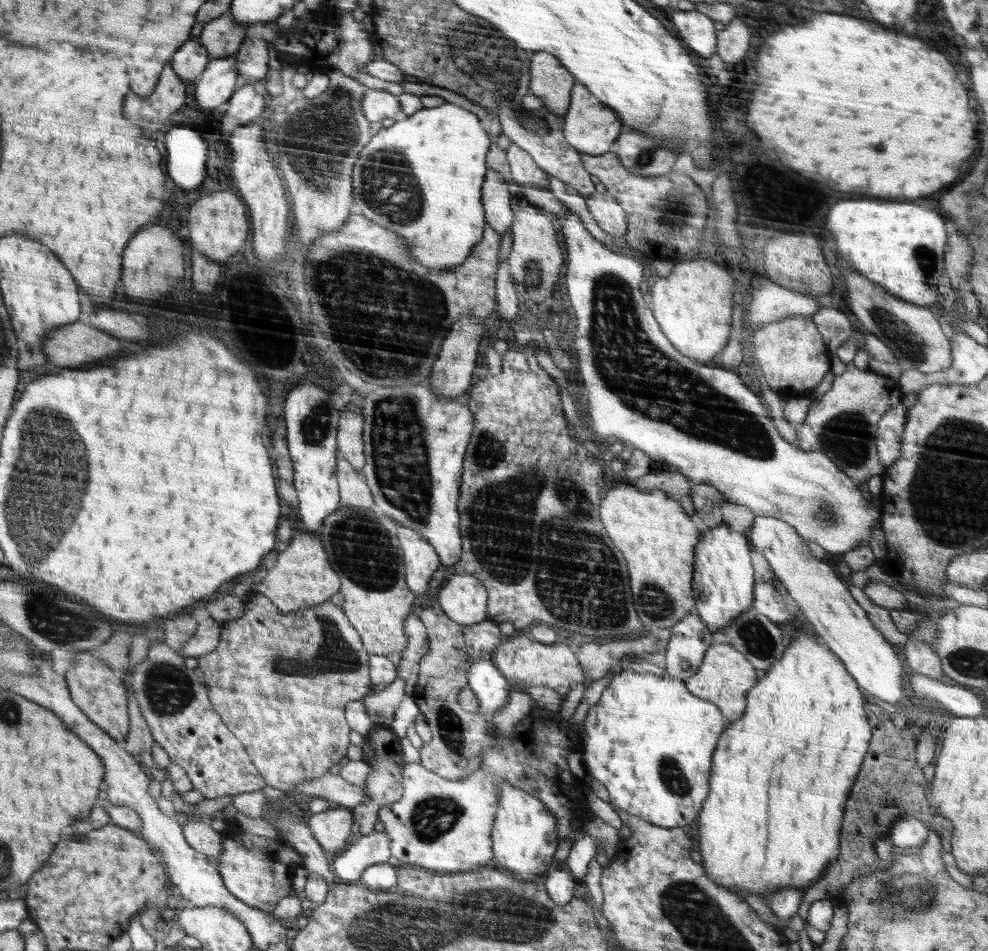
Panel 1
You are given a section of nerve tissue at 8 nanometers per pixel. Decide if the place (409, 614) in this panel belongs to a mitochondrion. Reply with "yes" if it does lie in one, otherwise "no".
no

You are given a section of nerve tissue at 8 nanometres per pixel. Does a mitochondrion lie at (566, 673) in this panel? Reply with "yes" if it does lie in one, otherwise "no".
no

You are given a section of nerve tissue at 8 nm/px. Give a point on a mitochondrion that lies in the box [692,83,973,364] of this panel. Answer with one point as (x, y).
(924, 258)

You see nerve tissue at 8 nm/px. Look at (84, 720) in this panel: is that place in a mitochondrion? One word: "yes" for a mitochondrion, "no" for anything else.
no

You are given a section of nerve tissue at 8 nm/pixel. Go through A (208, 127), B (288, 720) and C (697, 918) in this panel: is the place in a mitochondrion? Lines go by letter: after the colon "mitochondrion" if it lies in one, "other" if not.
A: other
B: other
C: mitochondrion

